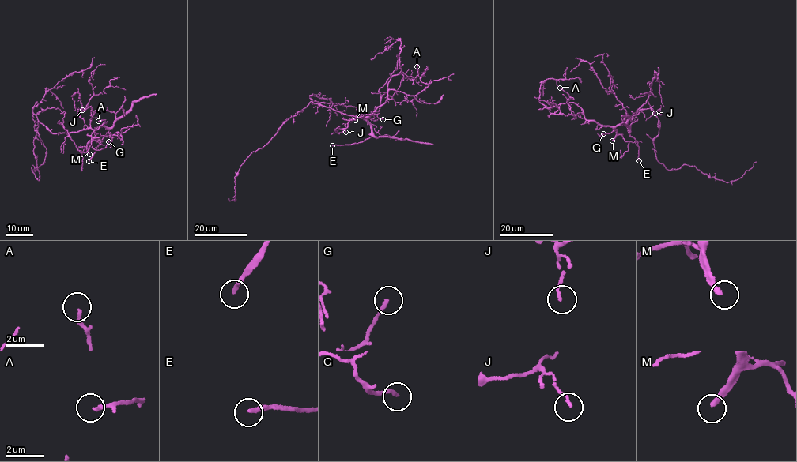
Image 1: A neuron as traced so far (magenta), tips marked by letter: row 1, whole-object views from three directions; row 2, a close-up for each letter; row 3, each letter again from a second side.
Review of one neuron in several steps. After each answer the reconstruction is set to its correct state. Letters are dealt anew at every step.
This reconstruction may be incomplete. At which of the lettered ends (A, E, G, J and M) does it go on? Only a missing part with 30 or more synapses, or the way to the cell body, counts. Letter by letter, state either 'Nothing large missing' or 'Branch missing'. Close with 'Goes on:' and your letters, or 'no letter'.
A: Nothing large missing
E: Branch missing
G: Nothing large missing
J: Nothing large missing
M: Branch missing
Goes on: E, M

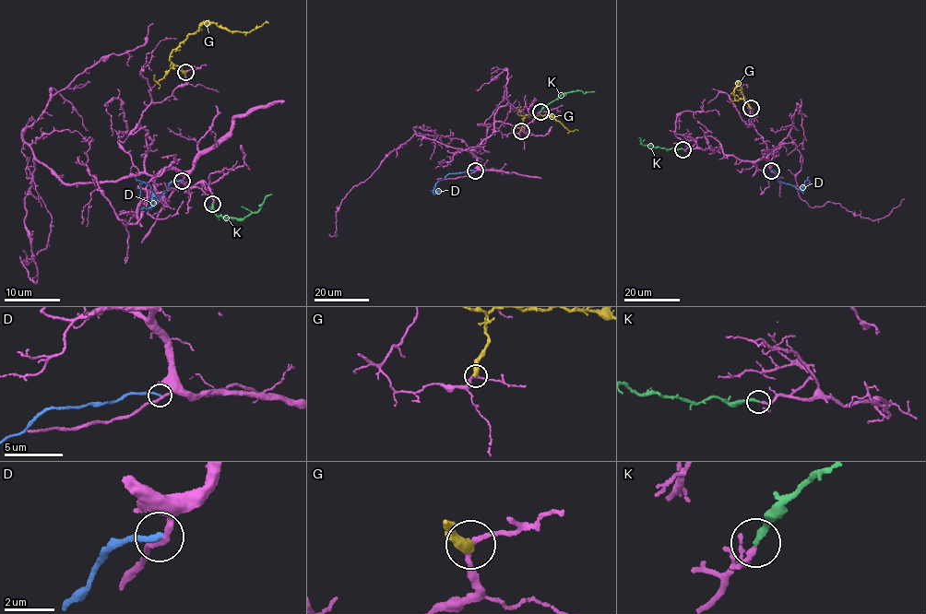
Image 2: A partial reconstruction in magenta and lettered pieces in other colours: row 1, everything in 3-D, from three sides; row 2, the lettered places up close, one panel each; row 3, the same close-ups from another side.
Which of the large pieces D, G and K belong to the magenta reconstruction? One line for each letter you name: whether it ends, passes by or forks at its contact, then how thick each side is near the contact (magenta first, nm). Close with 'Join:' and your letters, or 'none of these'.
K: it ends there; 140 nm thick on the magenta side, 200 nm on the other
Join: K

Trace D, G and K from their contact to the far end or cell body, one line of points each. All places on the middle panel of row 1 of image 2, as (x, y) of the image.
D: (475, 171), (450, 173), (437, 183), (433, 191), (434, 194), (439, 190), (431, 190)
G: (521, 131), (527, 114), (552, 117), (570, 131), (578, 130)
K: (540, 112), (563, 94), (594, 91)

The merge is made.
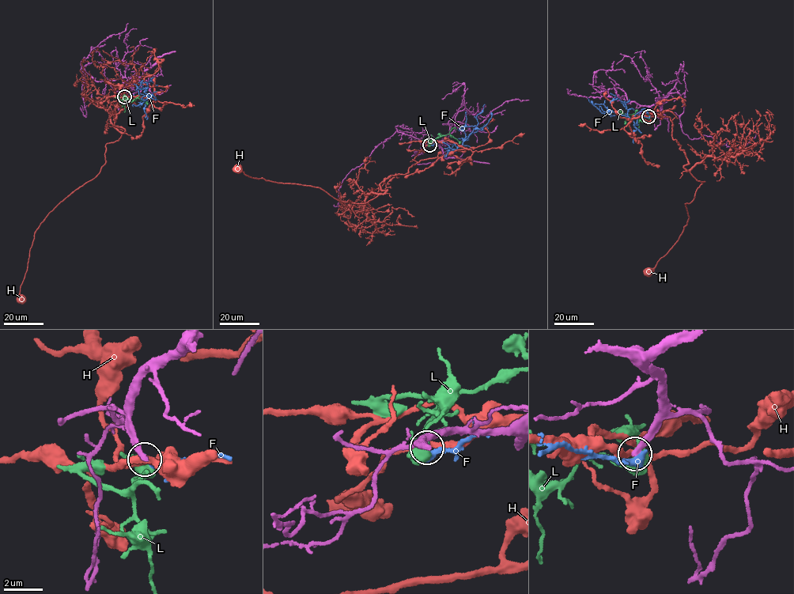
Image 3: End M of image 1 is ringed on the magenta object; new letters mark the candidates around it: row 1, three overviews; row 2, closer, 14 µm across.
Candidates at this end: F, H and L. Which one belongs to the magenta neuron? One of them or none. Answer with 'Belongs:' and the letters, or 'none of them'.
Belongs: none of them

